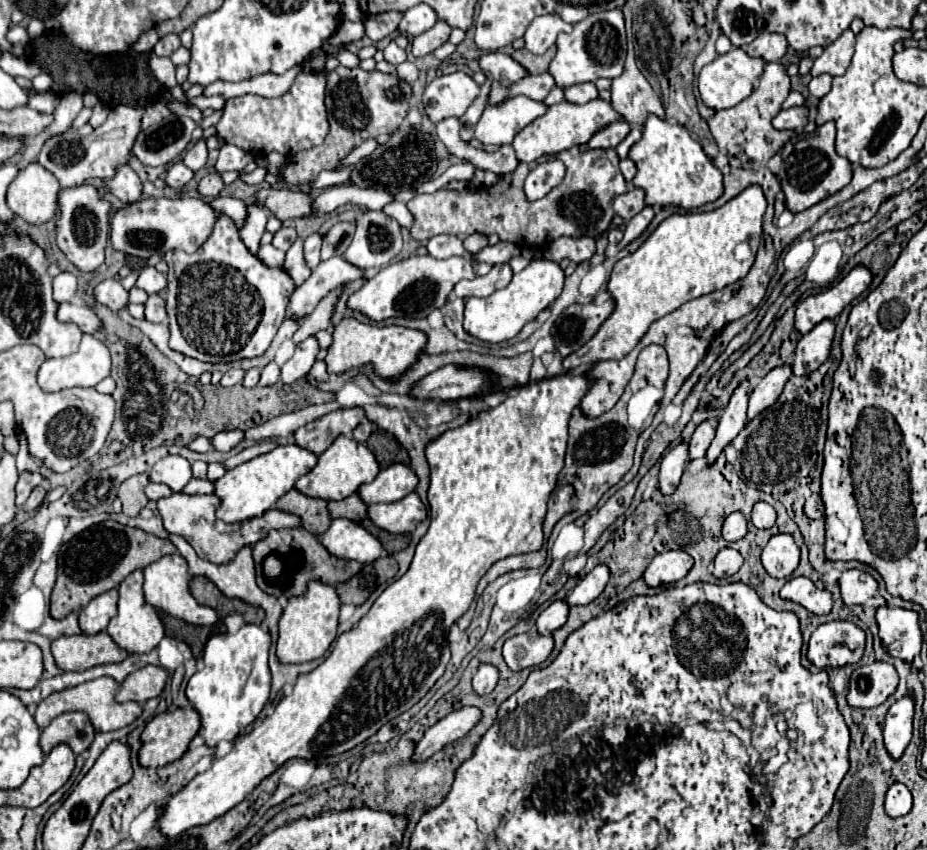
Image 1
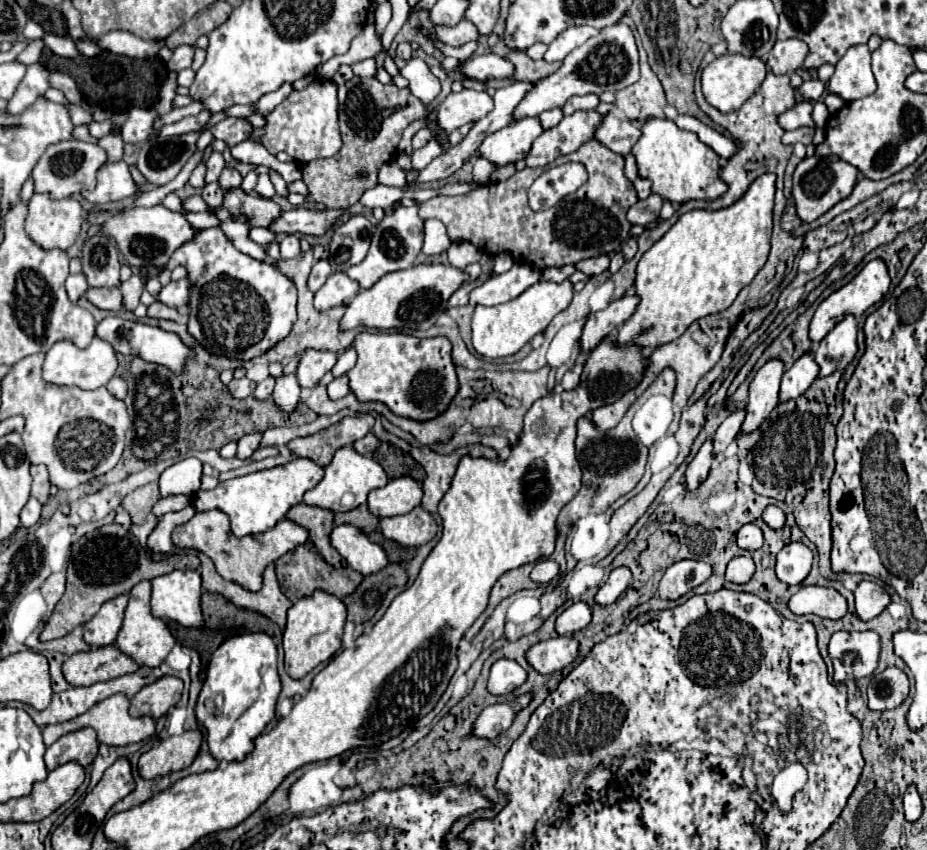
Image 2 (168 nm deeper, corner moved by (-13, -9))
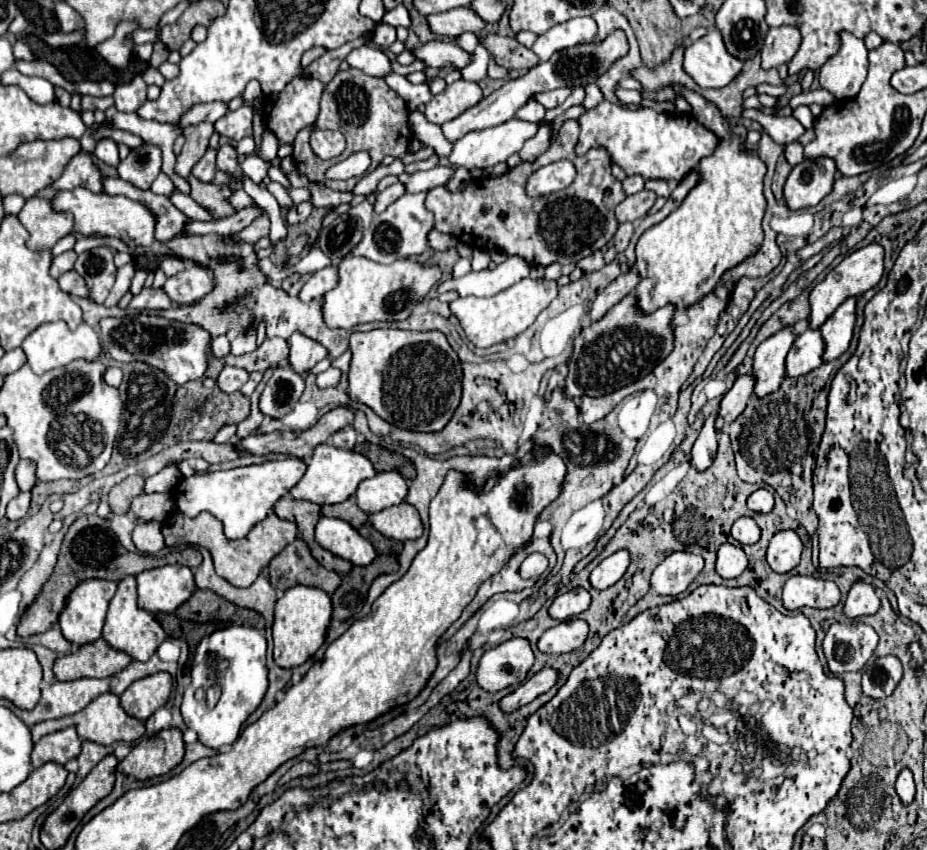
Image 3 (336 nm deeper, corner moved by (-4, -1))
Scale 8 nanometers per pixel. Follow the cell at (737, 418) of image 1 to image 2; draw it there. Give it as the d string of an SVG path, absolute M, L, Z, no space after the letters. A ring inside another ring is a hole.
M770 359L764 363L754 381L750 383L750 395L746 403L746 419L742 423L742 431L754 431L760 427L760 423L770 415L770 411L780 403L780 379L784 375L784 363L780 359Z

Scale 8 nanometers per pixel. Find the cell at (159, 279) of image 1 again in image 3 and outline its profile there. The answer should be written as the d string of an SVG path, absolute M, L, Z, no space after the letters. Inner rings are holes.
M191 265L189 269L173 275L163 285L163 291L169 295L171 301L179 305L189 305L199 301L203 295L207 295L213 287L213 271L203 269L199 265Z

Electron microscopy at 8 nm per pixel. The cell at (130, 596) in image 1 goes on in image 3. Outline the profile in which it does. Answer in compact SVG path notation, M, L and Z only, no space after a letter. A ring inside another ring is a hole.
M125 577L119 583L117 593L109 603L107 621L105 621L105 627L103 627L103 639L113 649L131 655L131 659L147 661L157 651L157 647L163 643L165 637L167 635L165 635L163 627L155 621L155 617L149 611L143 611L143 609L137 607L137 581L135 581L135 577Z

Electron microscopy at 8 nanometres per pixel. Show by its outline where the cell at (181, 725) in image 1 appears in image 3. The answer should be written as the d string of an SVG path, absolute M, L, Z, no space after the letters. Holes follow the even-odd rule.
M177 727L163 729L155 737L137 743L131 753L117 765L117 771L133 775L135 779L149 779L169 773L183 759L185 743L183 733Z

